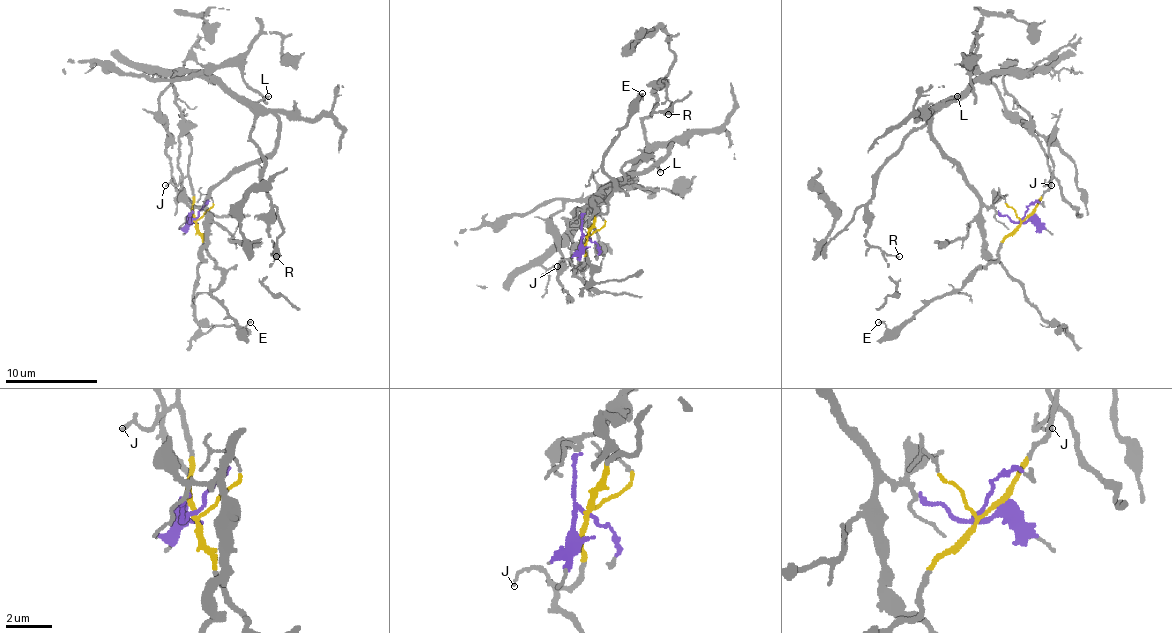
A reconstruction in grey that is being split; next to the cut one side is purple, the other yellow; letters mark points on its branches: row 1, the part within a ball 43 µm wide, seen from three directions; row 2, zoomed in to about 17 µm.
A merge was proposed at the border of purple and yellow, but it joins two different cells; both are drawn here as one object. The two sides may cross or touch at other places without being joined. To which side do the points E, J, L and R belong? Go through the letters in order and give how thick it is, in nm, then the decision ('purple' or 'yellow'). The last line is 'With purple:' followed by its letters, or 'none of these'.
E: calibre 140 nm; yellow
J: calibre 70 nm; yellow
L: calibre 220 nm; purple
R: calibre 130 nm; purple
With purple: L, R

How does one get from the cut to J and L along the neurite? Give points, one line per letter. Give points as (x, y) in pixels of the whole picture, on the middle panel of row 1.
J: (587, 237), (582, 264), (575, 267), (568, 260), (561, 260), (557, 267)
L: (587, 237), (582, 214), (596, 195), (614, 179), (651, 170), (670, 147), (658, 147), (649, 156), (661, 172)

